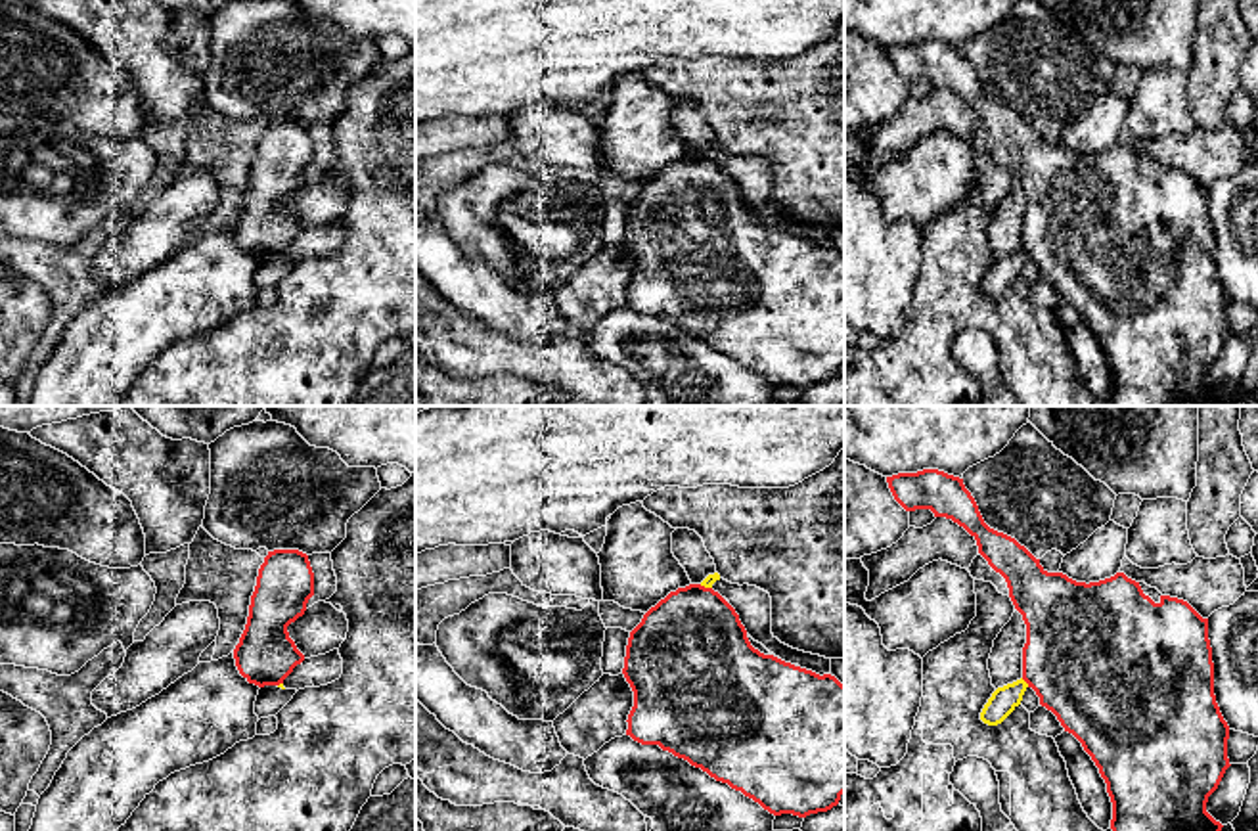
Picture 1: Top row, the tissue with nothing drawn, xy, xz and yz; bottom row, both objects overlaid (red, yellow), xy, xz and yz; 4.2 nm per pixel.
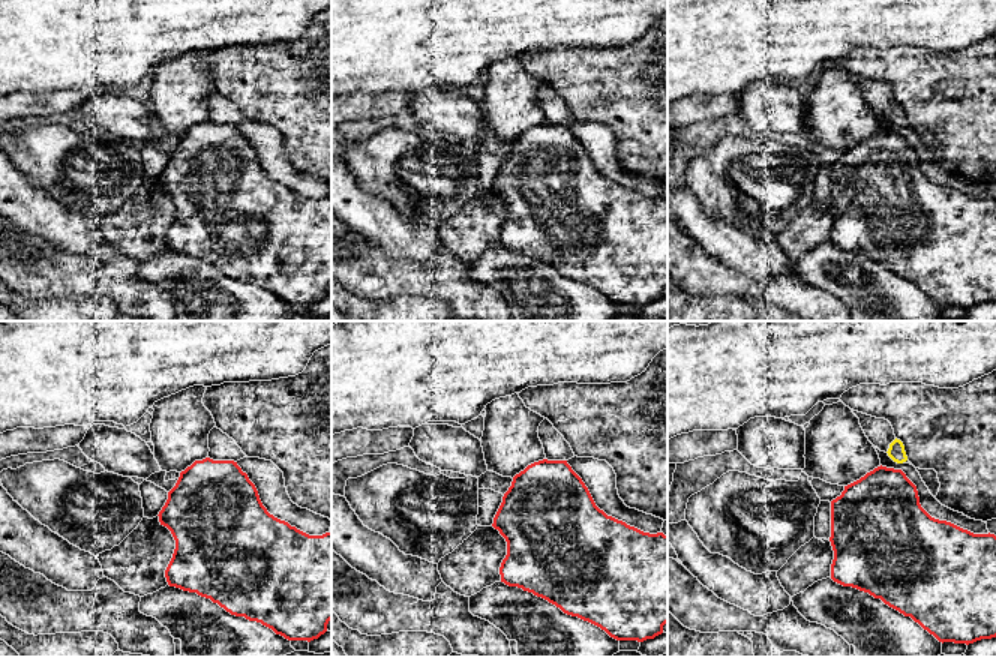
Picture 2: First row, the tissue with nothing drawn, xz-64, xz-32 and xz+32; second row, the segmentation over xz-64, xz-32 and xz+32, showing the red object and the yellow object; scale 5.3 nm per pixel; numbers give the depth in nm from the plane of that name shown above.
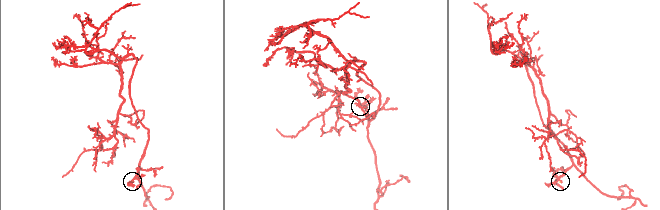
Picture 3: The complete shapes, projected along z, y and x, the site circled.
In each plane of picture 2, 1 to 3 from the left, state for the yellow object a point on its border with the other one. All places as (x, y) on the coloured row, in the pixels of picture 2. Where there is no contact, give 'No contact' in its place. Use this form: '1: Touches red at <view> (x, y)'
1: No contact
2: No contact
3: No contact

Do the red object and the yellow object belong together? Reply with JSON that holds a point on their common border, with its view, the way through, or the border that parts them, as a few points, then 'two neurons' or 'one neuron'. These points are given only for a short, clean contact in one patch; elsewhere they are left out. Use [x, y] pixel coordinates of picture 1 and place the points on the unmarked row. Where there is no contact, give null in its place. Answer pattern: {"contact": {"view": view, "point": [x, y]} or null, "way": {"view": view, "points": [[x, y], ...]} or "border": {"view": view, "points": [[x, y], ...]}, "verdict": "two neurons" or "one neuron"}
{"contact": {"view": "yz", "point": [1025, 251]}, "border": {"view": "yz", "points": [[1021, 249], [1029, 257]]}, "verdict": "two neurons"}

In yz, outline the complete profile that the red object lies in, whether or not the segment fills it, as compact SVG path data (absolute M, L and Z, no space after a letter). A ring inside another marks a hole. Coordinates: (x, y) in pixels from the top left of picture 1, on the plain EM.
M923 40L887 48L887 54L906 82L931 80L963 98L1005 149L1026 195L1022 251L1099 339L1112 373L1112 404L1220 406L1224 396L1206 383L1206 373L1231 337L1229 297L1214 266L1208 190L1124 144L1090 155L1047 144L1015 109L984 94L959 48Z

